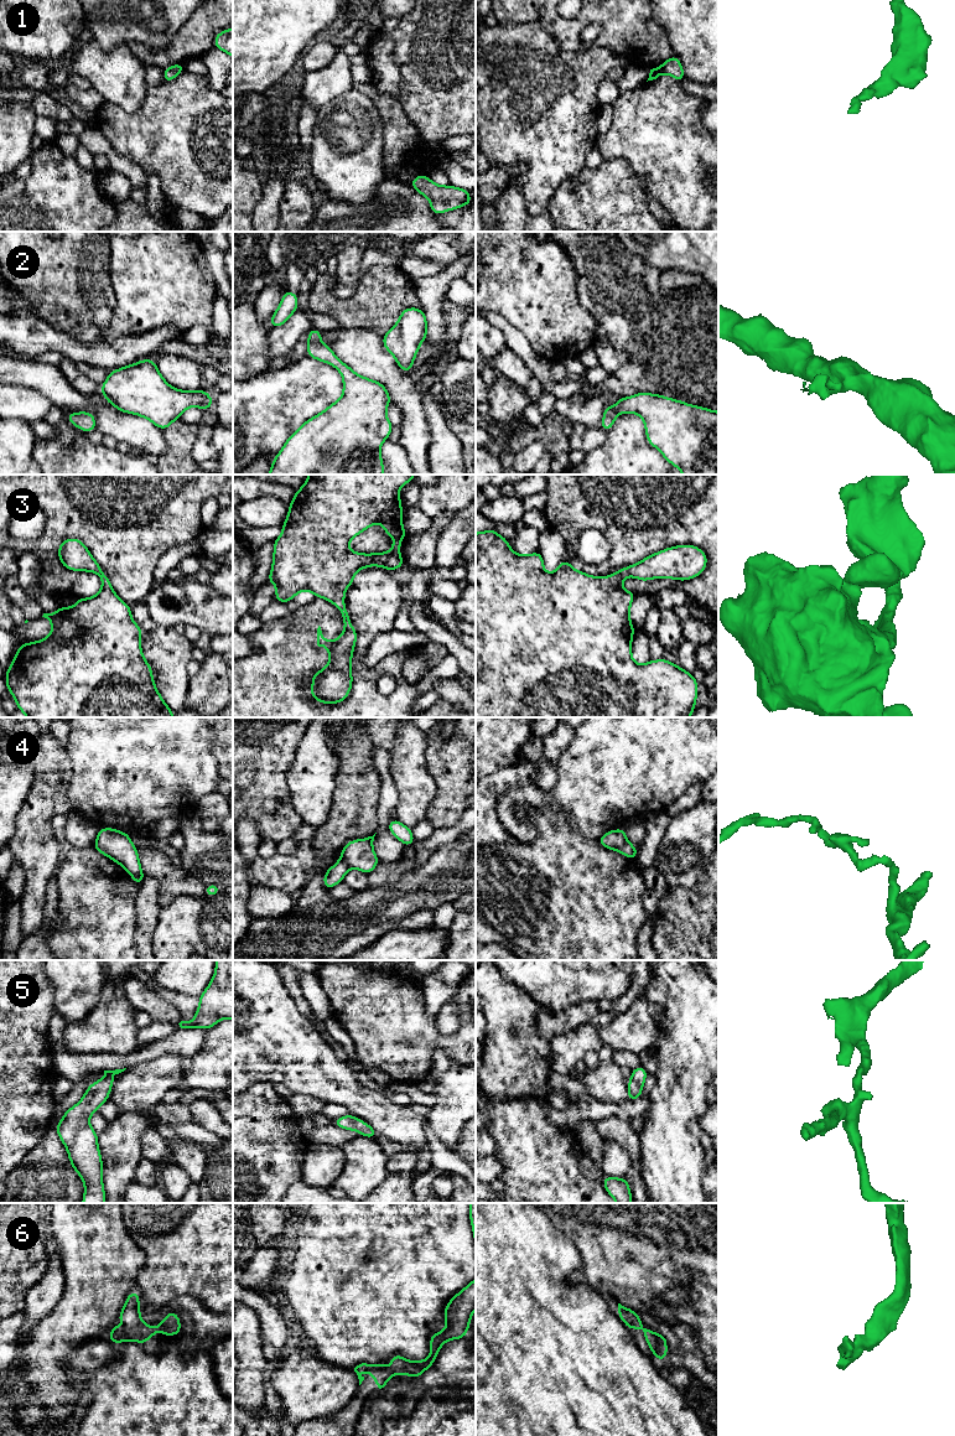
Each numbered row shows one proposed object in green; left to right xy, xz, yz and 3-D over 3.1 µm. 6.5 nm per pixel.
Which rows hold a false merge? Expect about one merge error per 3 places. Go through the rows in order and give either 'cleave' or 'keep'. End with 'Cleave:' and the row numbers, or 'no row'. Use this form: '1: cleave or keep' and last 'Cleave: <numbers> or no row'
1: keep
2: keep
3: keep
4: cleave
5: keep
6: keep
Cleave: 4

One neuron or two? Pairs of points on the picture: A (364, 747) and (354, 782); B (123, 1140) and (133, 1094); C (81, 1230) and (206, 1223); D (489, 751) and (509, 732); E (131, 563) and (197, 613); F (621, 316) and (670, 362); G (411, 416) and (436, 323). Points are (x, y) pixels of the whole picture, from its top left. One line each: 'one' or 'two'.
A: one
B: two
C: two
D: one
E: two
F: one
G: two

